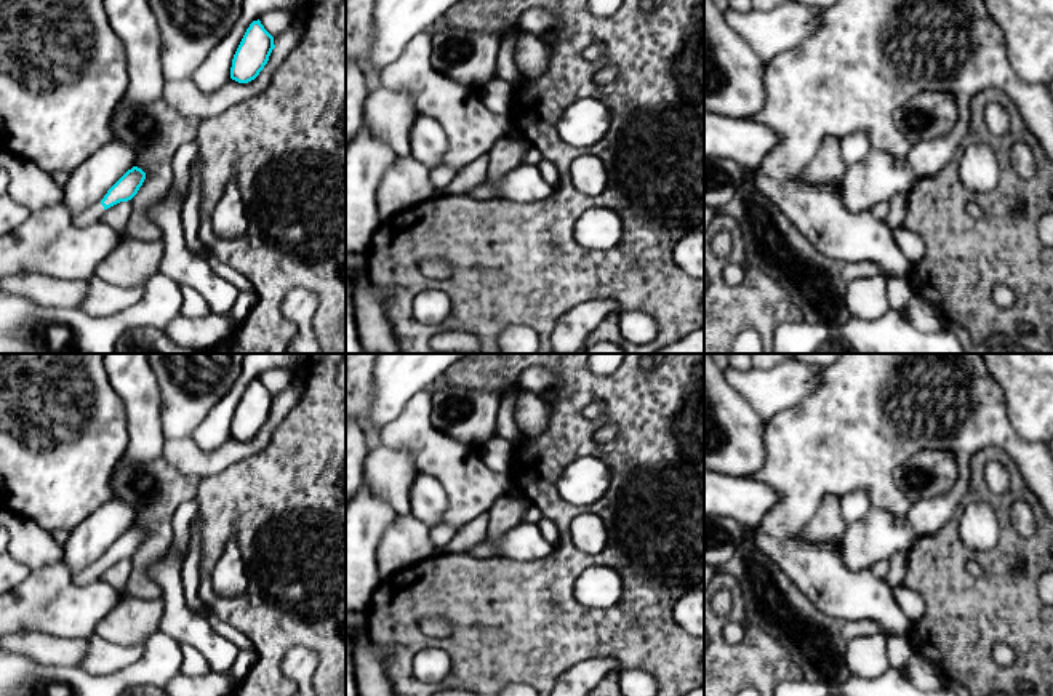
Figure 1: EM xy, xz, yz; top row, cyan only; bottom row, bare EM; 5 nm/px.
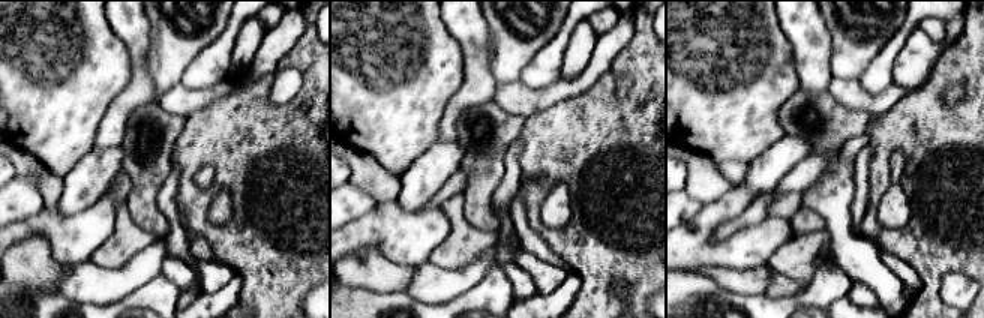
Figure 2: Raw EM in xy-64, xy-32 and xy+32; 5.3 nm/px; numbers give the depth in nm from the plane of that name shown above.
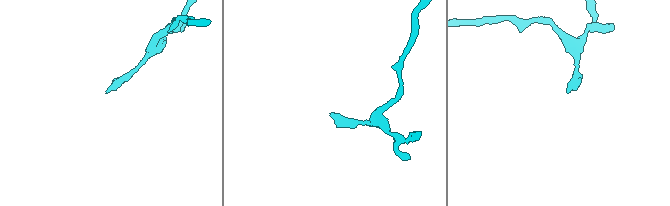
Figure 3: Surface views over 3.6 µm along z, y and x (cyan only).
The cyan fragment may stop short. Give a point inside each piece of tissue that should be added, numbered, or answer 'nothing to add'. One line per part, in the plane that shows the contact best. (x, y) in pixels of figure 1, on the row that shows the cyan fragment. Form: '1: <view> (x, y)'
1: xy (93, 213)

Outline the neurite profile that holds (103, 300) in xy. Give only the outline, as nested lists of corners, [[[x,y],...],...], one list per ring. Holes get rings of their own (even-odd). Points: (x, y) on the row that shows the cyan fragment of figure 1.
[[[98,277],[85,280],[86,296],[78,309],[91,317],[112,317],[134,306],[144,294],[147,280],[134,286],[114,286]]]

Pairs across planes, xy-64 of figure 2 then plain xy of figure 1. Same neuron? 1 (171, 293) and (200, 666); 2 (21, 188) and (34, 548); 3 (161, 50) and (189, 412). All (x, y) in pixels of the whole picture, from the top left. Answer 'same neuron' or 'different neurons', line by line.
1: different neurons
2: different neurons
3: same neuron

